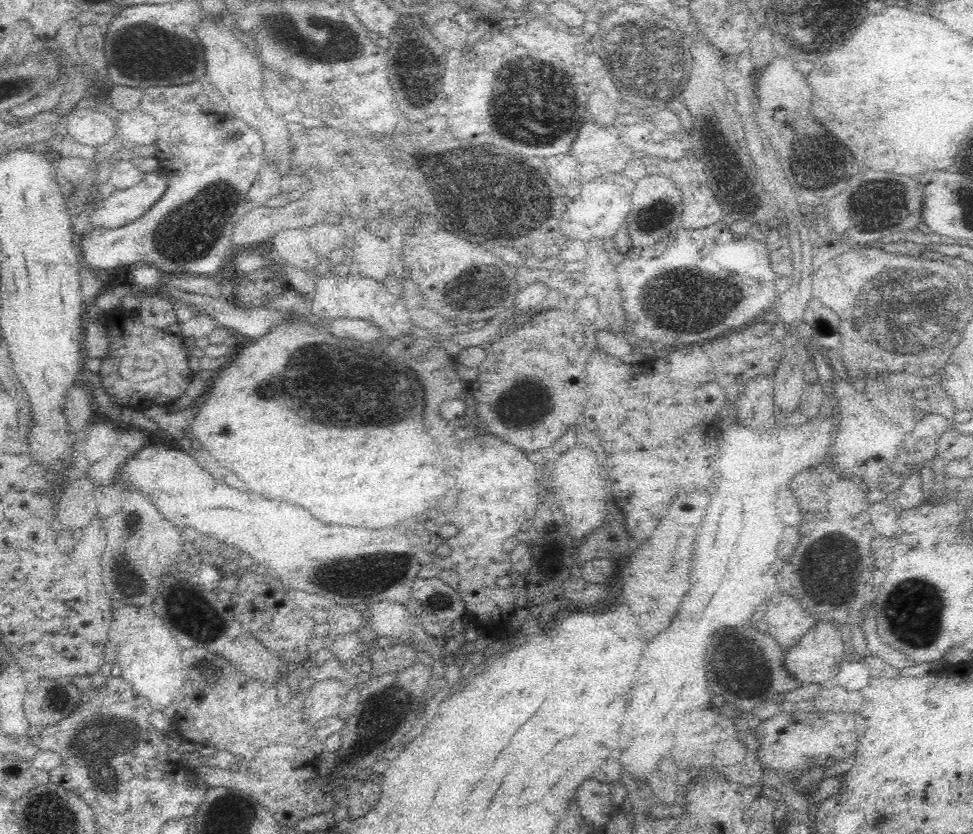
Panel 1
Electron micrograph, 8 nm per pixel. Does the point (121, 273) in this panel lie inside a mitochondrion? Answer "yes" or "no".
no

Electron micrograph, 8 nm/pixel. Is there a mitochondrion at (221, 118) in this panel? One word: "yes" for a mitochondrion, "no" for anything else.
no

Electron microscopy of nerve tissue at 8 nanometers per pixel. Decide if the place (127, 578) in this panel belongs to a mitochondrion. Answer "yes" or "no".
yes

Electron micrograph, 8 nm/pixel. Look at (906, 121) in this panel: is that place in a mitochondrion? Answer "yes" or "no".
no

